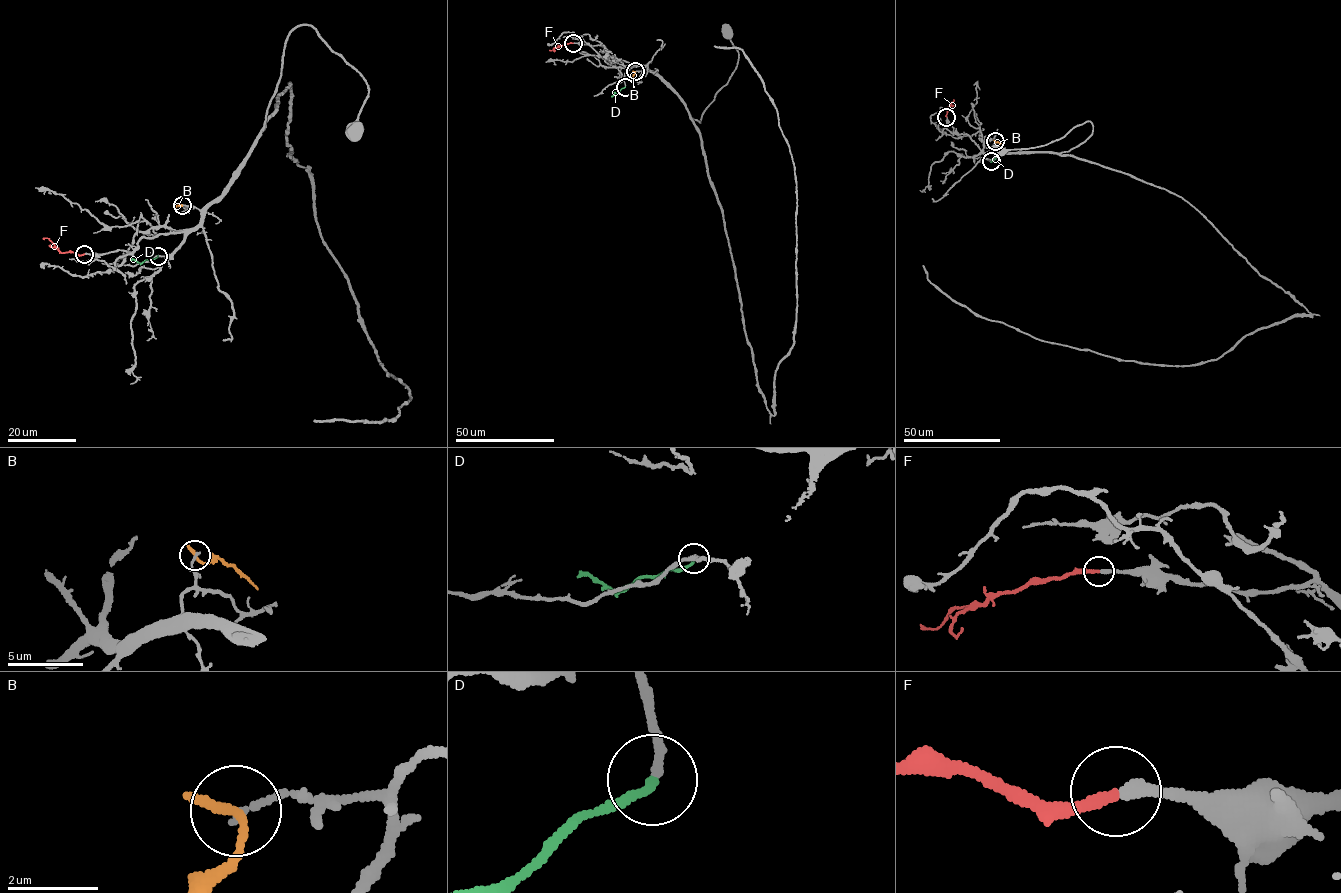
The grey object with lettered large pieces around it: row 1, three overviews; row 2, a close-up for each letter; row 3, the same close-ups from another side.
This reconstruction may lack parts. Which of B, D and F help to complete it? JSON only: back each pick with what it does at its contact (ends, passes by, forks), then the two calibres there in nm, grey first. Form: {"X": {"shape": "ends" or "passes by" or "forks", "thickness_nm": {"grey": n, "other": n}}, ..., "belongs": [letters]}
{"D": {"shape": "ends", "thickness_nm": {"grey": 170, "other": 190}}, "F": {"shape": "ends", "thickness_nm": {"grey": 280, "other": 240}}, "belongs": ["D", "F"]}

